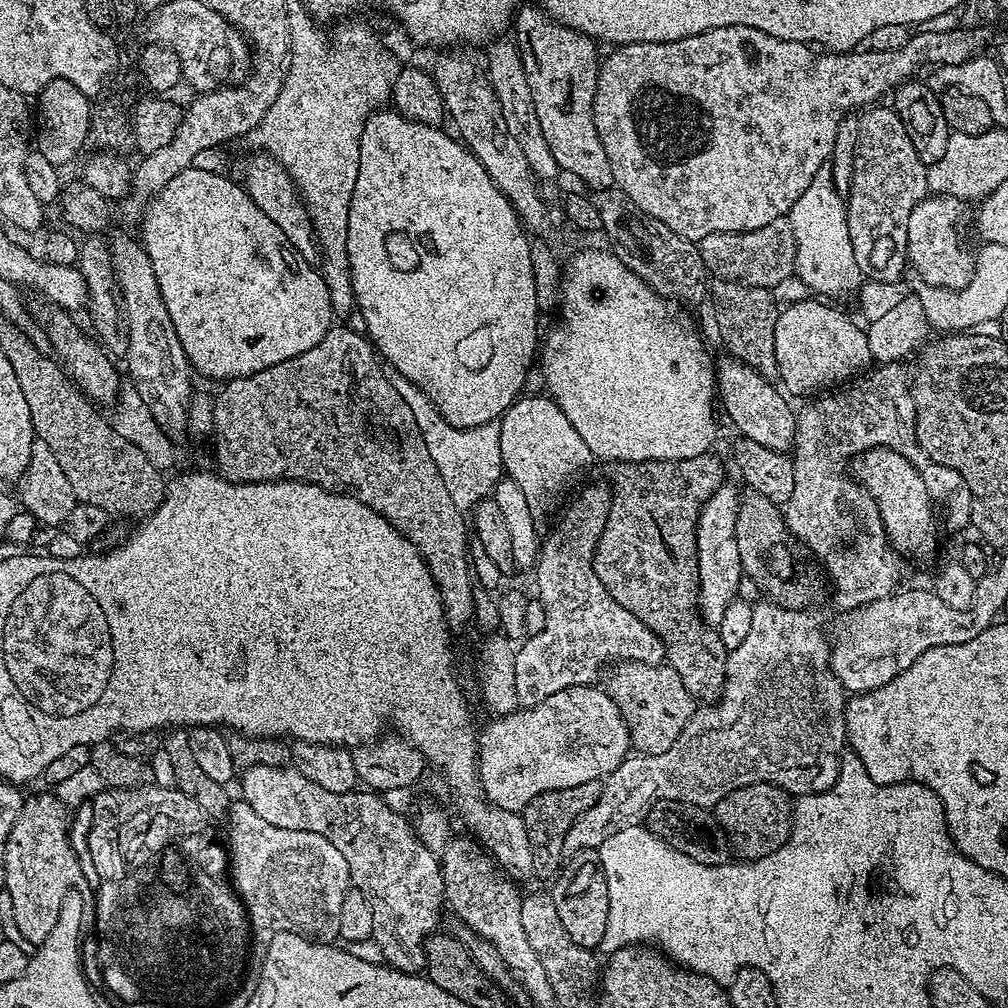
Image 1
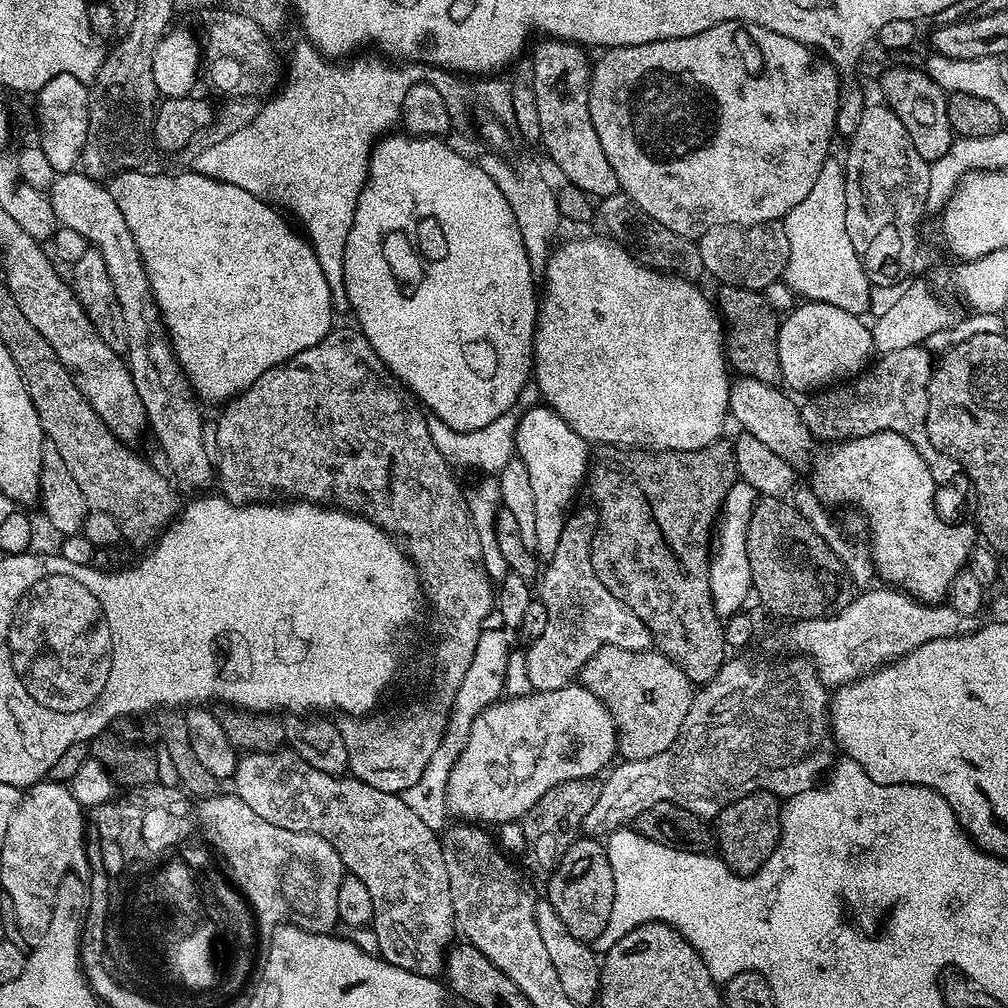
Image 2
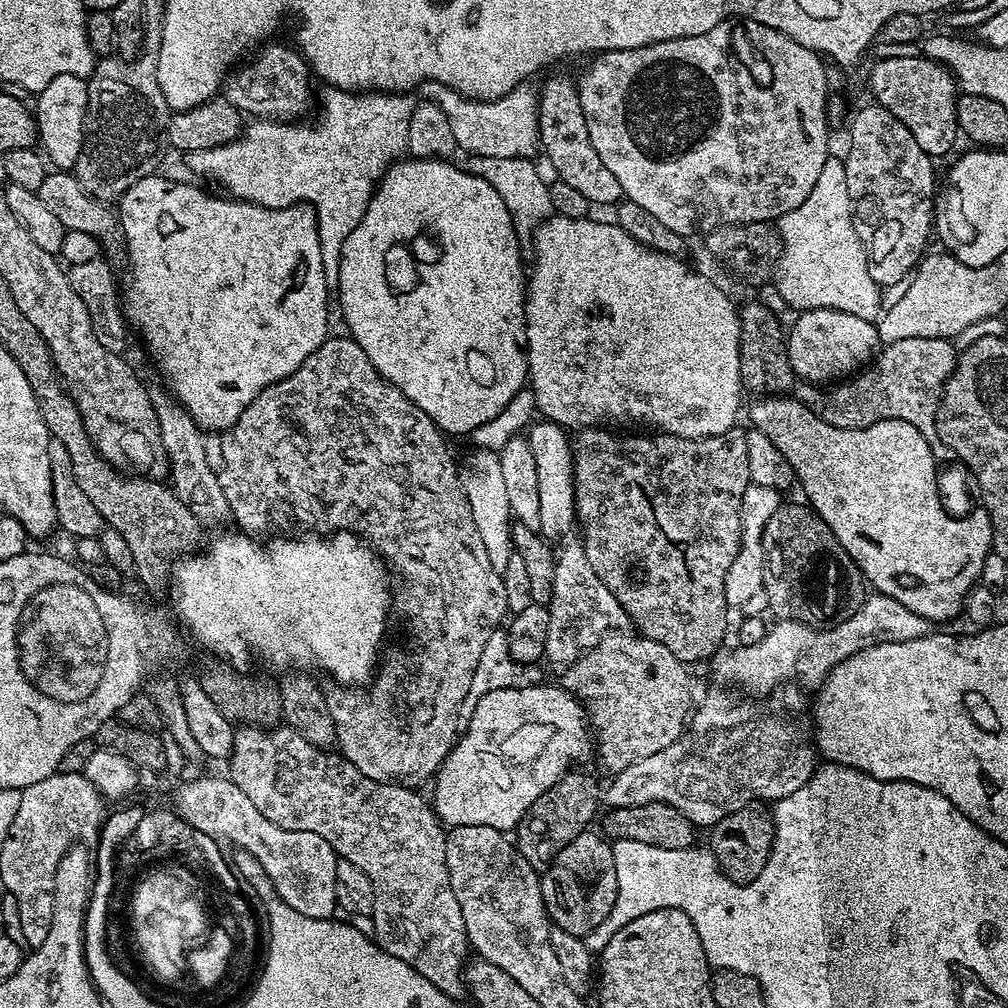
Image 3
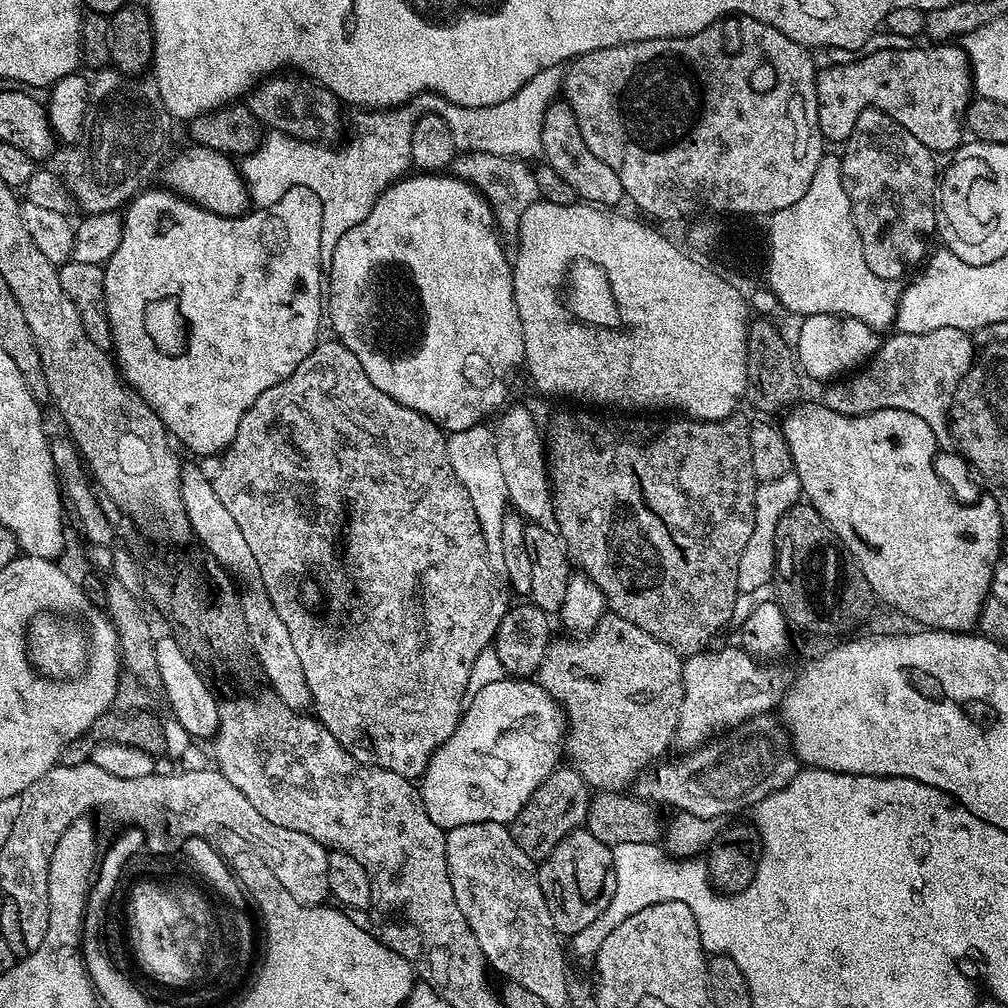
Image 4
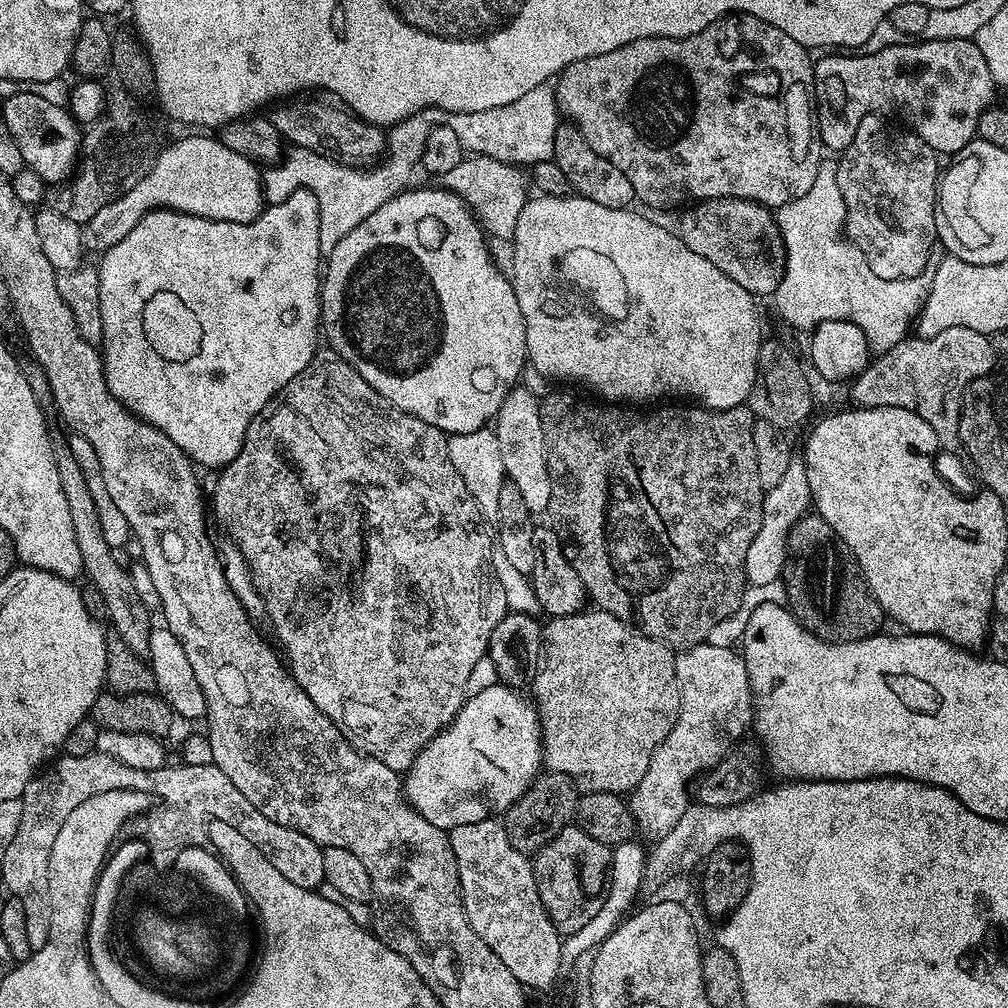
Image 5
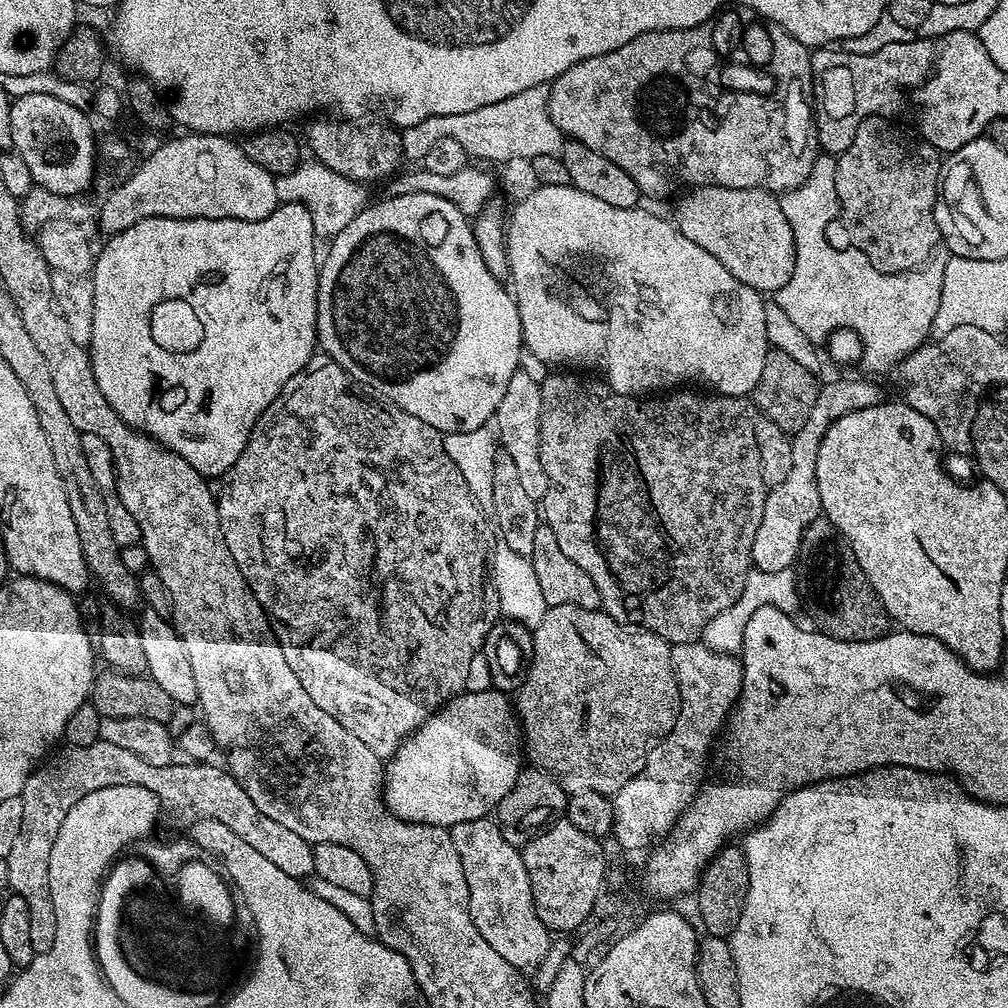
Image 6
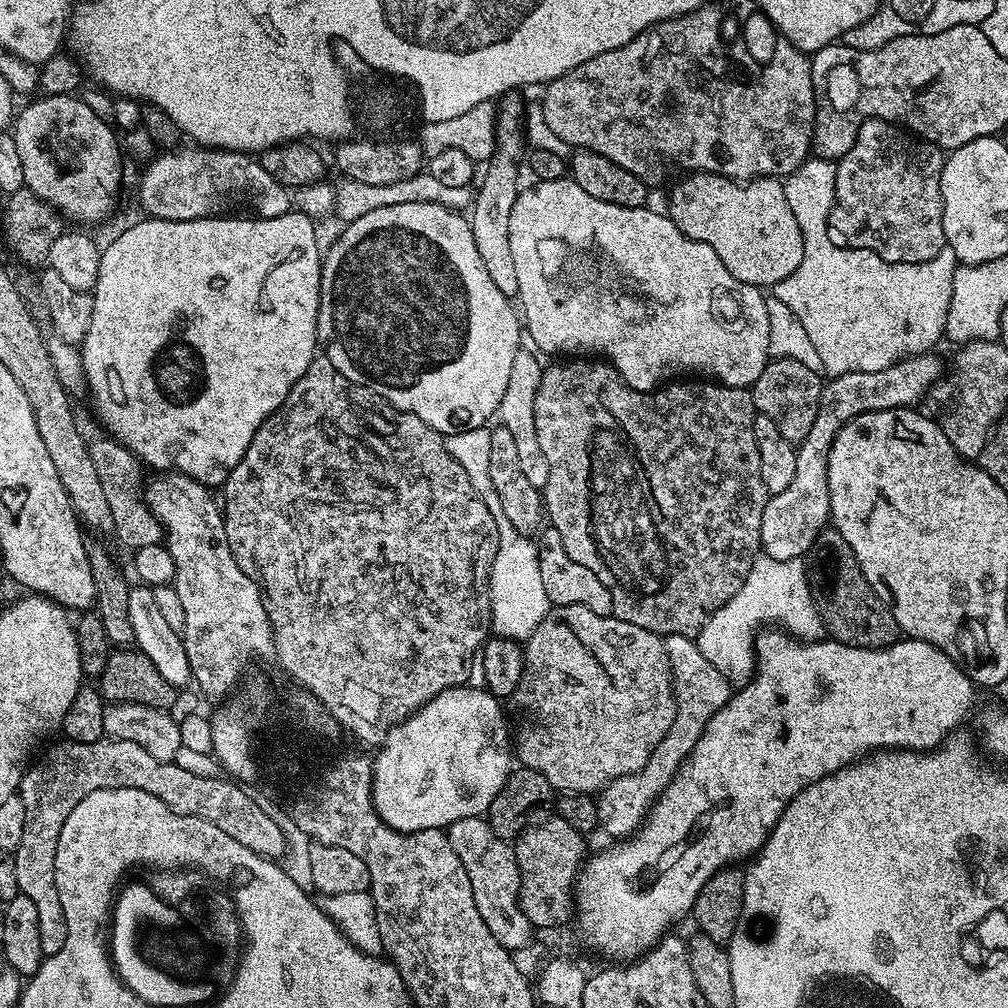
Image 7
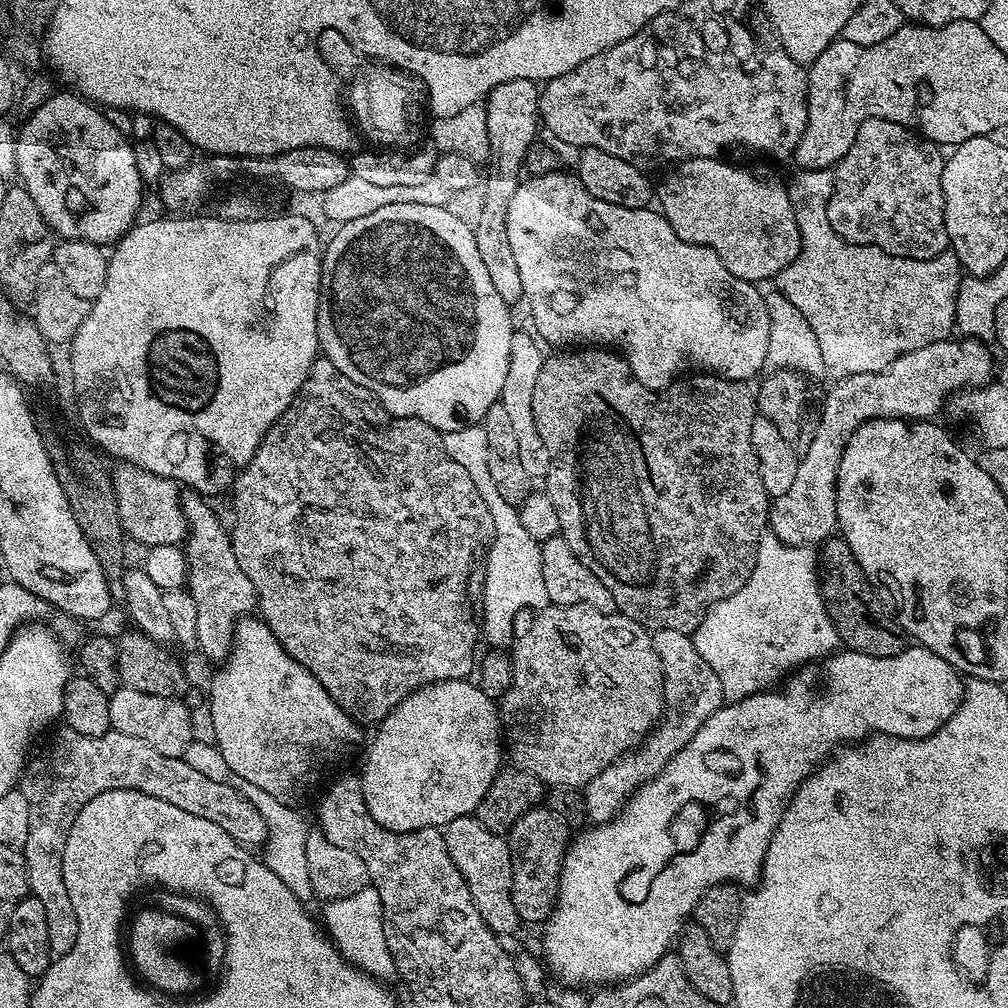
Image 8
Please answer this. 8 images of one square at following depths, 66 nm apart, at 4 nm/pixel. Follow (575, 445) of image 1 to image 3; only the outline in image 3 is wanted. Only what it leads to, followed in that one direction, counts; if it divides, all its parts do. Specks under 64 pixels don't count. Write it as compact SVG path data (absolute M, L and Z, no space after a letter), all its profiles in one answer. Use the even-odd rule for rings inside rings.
M546 419L539 423L533 423L526 432L530 451L534 454L534 466L538 470L538 531L549 542L563 541L577 523L576 495L572 485L572 440L560 425Z

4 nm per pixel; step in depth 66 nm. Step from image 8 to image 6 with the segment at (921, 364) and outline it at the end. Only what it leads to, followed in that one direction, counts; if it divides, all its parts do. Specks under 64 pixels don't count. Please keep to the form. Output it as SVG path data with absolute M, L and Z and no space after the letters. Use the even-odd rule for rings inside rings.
M864 379L868 380L832 380L829 384L821 383L814 398L814 406L810 409L810 415L806 418L802 430L791 433L790 474L786 474L786 482L771 485L766 506L762 510L758 534L754 534L752 567L755 571L782 572L791 569L796 563L797 556L801 555L800 543L804 540L804 531L807 533L812 523L822 516L816 481L816 463L818 446L822 444L826 430L838 418L854 410L866 410L881 403L880 388L872 381L875 379Z

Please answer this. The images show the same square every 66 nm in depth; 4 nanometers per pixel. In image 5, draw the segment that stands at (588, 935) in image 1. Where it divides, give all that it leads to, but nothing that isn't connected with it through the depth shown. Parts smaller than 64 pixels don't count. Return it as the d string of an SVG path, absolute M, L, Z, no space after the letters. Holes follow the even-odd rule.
M569 826L535 853L532 869L542 906L546 906L546 914L556 931L577 932L602 910L602 902L606 902L608 878L612 874L612 848L590 838L579 826Z

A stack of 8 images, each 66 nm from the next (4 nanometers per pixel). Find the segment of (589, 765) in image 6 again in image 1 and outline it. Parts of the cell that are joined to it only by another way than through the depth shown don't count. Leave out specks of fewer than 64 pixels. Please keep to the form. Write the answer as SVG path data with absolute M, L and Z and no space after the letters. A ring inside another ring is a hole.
M622 660L613 668L616 669L608 676L606 691L626 722L632 748L646 756L670 750L694 711L694 701L686 686L682 686L682 678L678 678L671 666L637 660Z

